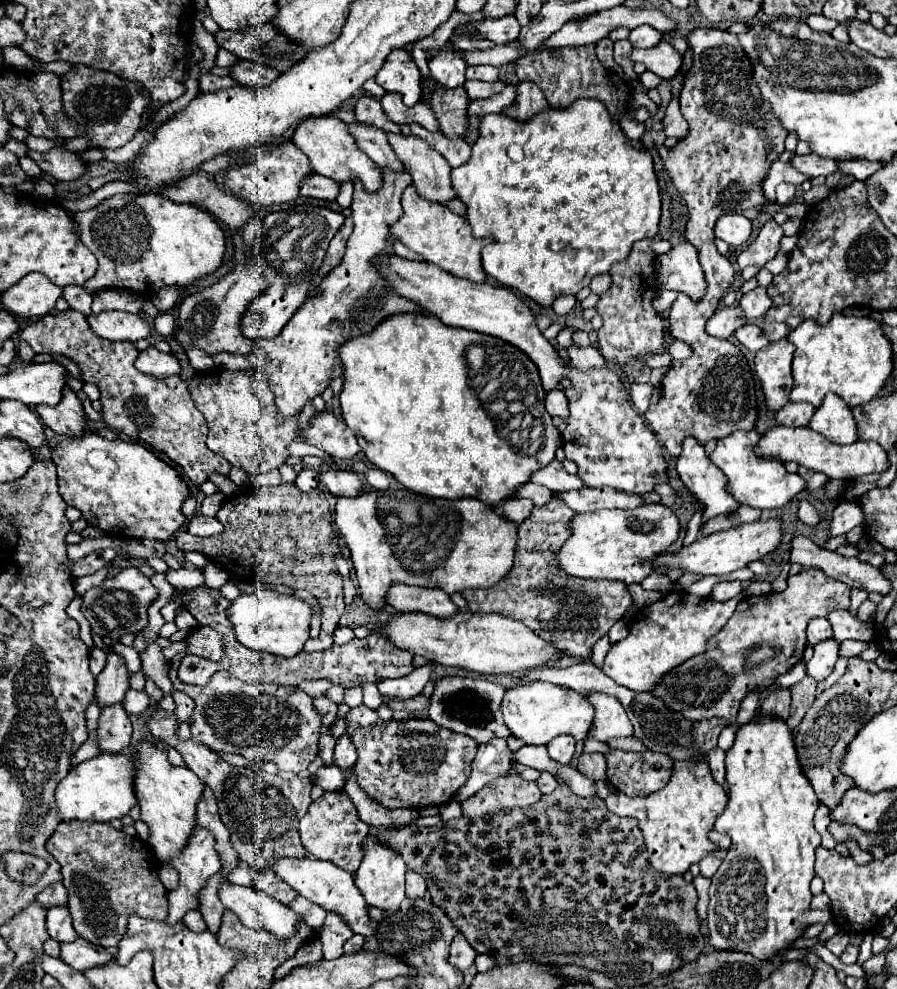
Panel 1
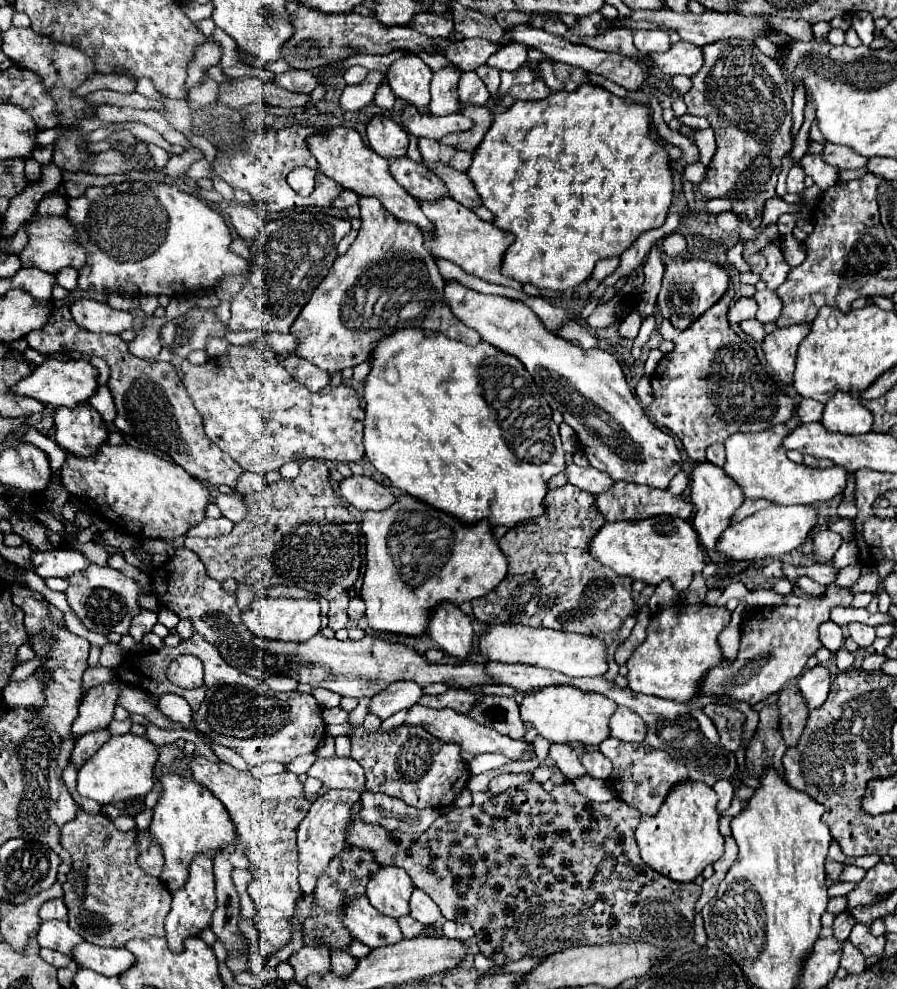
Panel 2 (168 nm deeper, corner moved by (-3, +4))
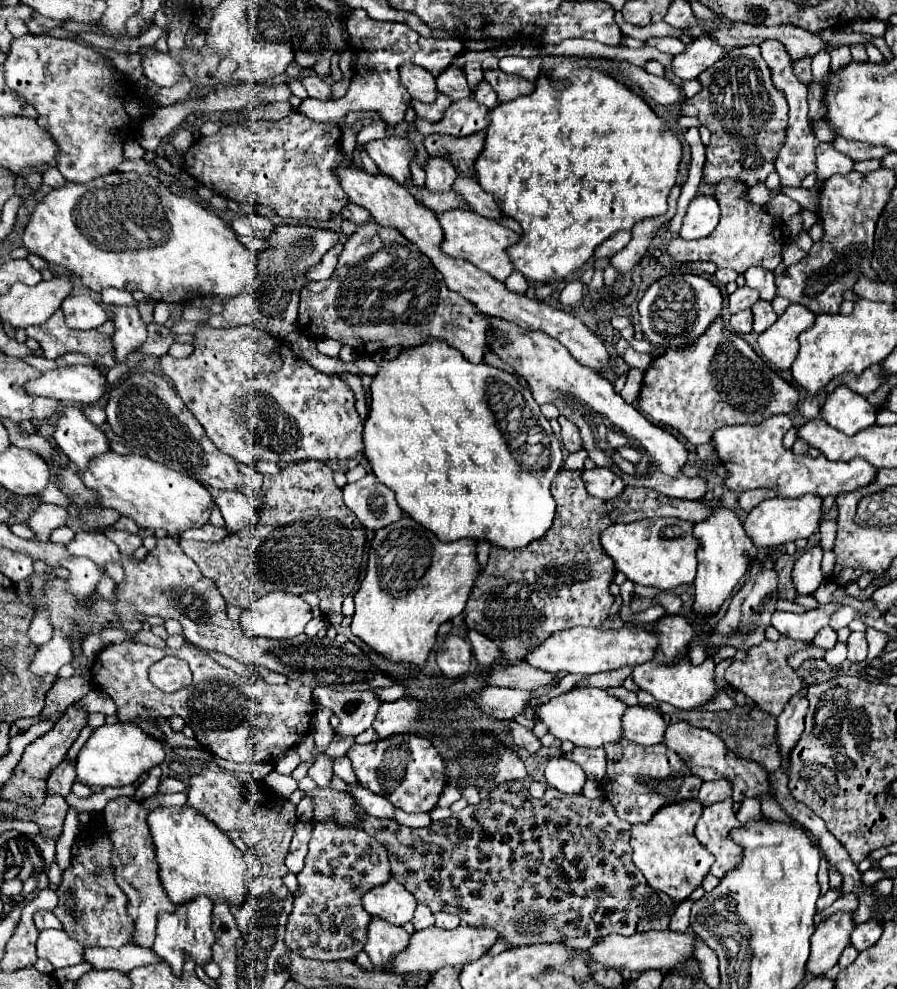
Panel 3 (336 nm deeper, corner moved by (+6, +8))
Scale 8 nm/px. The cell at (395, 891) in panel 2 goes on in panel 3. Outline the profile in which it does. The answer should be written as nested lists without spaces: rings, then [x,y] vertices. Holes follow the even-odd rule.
[[[391,878],[385,886],[375,886],[363,894],[363,908],[371,916],[379,916],[395,926],[403,926],[413,918],[417,900],[413,894],[405,890],[395,878]]]

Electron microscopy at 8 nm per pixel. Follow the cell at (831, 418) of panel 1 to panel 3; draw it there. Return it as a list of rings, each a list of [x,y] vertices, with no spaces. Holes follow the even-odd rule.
[[[837,386],[827,396],[821,408],[821,418],[843,434],[853,436],[859,430],[875,424],[877,410],[863,396],[849,390],[847,386]]]

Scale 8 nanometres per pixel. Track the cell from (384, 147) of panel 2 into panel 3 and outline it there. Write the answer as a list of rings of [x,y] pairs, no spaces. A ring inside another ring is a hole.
[[[387,136],[379,140],[371,140],[365,144],[369,158],[379,166],[379,170],[399,184],[405,184],[411,176],[409,160],[413,158],[413,144],[401,136]]]

